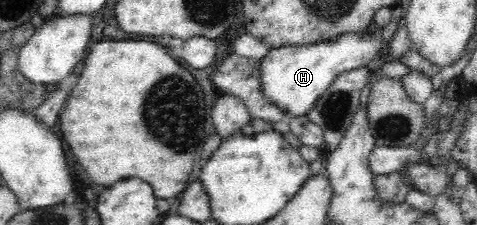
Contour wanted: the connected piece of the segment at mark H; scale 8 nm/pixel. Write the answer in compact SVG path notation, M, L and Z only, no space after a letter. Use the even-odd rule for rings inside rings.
M371 25L365 31L343 32L334 39L319 40L314 44L285 44L271 49L260 60L259 74L263 95L291 117L307 113L316 97L319 97L338 75L367 67L379 57L385 47L382 31L383 28Z

